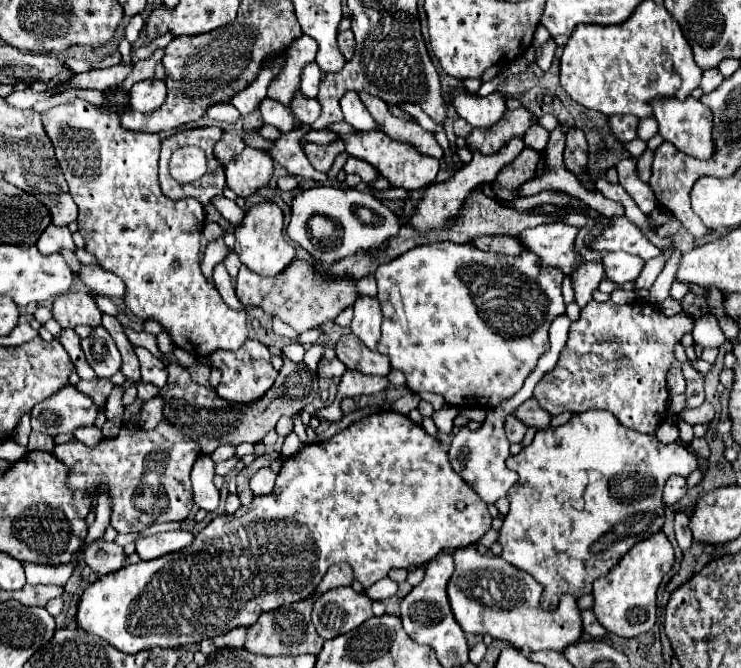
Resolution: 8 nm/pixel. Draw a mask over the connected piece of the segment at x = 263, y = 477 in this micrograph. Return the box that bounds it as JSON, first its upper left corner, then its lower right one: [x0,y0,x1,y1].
[250,467,276,495]

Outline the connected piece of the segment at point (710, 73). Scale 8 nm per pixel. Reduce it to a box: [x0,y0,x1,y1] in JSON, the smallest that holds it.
[700,69,724,93]

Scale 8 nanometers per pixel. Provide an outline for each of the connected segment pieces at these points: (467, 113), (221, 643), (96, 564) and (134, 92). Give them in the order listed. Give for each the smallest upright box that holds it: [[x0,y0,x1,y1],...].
[[450,89,506,129],[214,627,246,649],[84,539,126,575],[130,81,166,113]]

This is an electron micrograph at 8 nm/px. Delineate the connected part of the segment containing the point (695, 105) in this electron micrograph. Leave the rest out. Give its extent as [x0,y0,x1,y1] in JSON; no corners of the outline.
[650,97,714,159]

